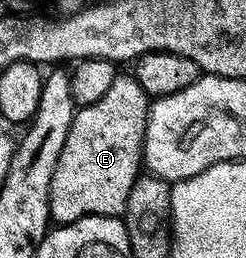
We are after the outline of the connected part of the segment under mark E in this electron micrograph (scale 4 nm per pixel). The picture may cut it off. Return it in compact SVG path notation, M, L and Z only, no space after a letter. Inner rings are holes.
M122 74L115 75L114 81L108 86L108 91L104 93L104 98L100 98L100 102L95 104L87 104L79 107L74 114L74 121L70 124L70 133L64 142L64 150L60 150L60 158L56 158L56 170L52 174L52 186L50 187L50 219L55 225L61 226L71 224L85 216L116 216L121 217L126 210L128 202L128 194L132 190L132 186L138 180L140 175L140 165L143 163L142 143L144 142L144 134L146 133L146 116L150 113L151 101L146 95L146 91L138 85L133 75Z

